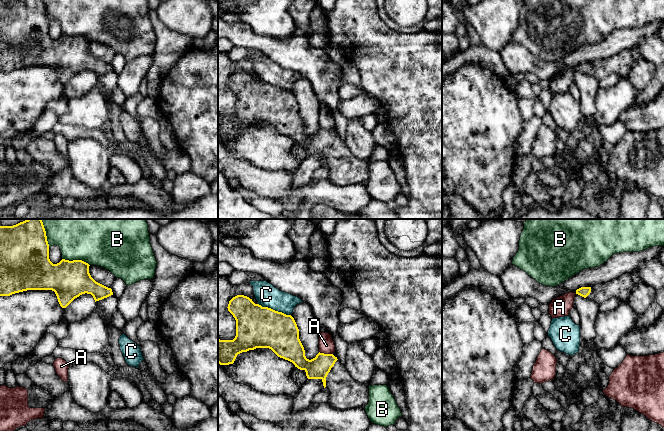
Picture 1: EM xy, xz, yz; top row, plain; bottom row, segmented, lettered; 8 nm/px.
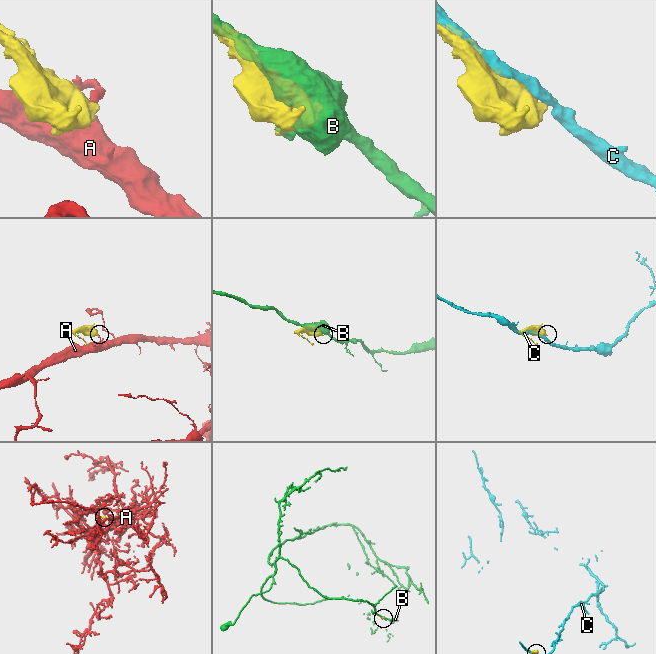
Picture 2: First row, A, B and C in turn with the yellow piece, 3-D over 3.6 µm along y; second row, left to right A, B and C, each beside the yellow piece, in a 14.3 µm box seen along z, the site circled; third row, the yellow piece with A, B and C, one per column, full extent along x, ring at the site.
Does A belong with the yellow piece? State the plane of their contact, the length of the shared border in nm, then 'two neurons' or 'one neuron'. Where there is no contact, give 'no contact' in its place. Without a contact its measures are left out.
xz | 110 nm | two neurons

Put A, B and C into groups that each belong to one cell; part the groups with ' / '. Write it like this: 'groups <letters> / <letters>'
groups A / B / C

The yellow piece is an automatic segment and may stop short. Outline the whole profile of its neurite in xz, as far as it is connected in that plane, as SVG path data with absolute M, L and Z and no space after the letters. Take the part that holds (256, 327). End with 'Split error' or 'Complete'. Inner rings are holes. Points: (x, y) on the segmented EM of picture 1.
M244 295L233 297L228 311L236 320L233 340L218 339L218 363L233 364L237 355L256 348L269 348L278 357L306 372L308 379L321 379L330 390L328 403L338 409L365 408L369 402L369 384L352 378L333 354L318 353L309 360L299 339L294 318L255 304Z. Split error

